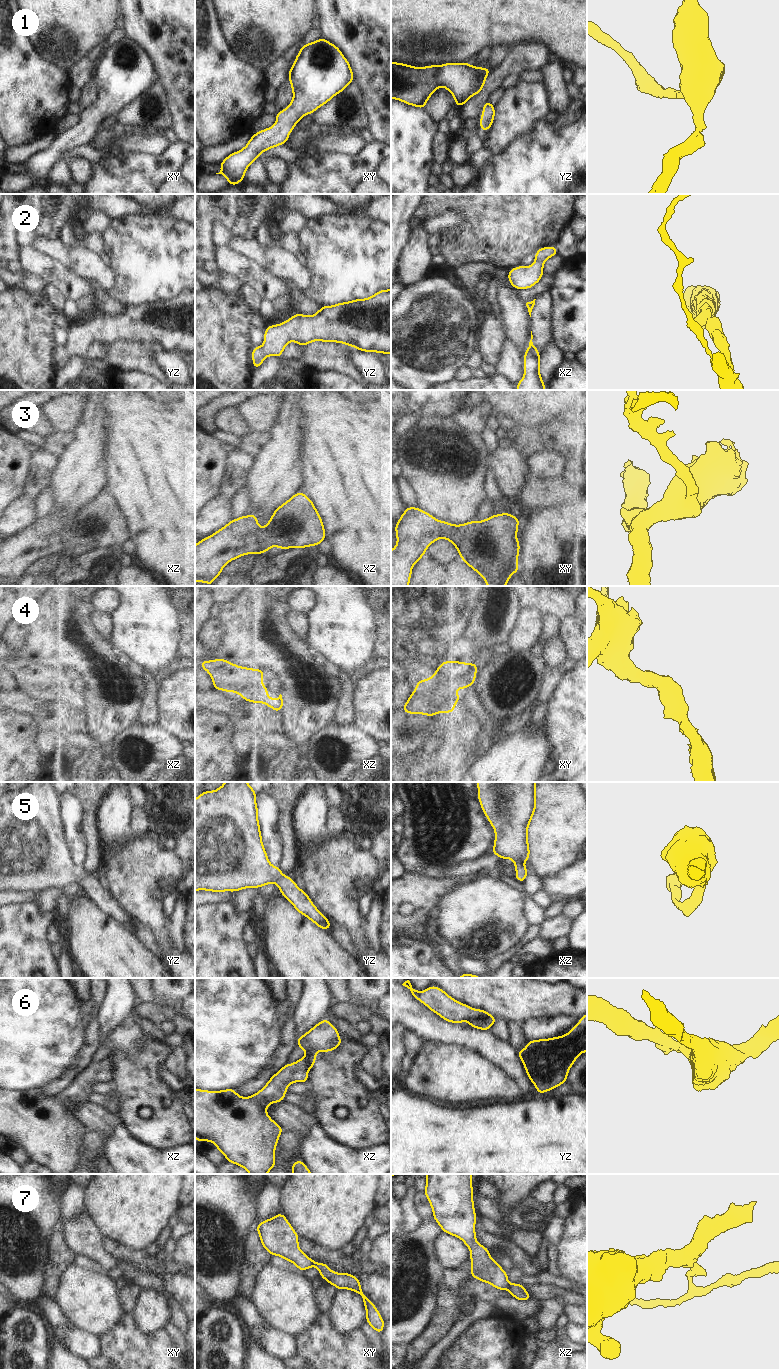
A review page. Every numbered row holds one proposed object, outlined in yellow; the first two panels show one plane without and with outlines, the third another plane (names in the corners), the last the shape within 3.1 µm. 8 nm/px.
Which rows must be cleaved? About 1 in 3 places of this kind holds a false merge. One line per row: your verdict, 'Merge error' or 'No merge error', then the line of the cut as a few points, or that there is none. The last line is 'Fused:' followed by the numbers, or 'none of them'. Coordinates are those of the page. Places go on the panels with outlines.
1: No merge error. No split
2: No merge error. No split
3: No merge error. No split
4: No merge error. No split
5: No merge error. No split
6: Merge error. Split along yz (490, 1015), (470, 1022)
7: Merge error. Split along xz (510, 1285), (507, 1289)
Fused: 6, 7.

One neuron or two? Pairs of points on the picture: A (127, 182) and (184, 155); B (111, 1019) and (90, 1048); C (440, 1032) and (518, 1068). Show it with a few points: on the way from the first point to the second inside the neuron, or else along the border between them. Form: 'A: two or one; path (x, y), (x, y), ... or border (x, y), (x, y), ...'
A: one; path (141, 175), (157, 159), (170, 159)
B: two; border (97, 1012), (98, 1035), (100, 1038)
C: one; path (459, 1035), (482, 1041), (499, 1052)

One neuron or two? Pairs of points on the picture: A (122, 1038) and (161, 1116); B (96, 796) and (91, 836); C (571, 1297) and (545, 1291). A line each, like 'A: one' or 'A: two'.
A: one
B: one
C: one

